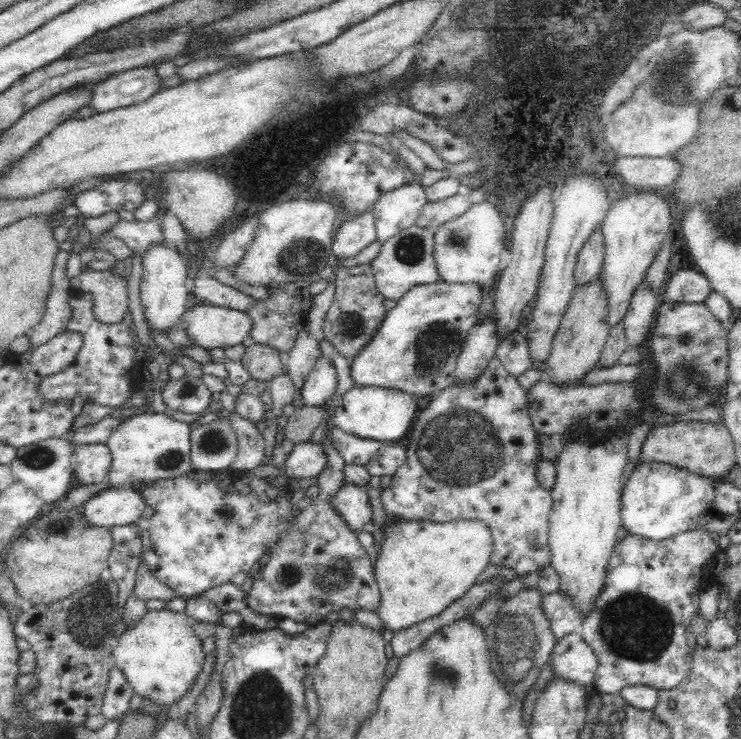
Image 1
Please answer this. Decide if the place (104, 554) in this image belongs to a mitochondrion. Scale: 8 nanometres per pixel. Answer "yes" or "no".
no

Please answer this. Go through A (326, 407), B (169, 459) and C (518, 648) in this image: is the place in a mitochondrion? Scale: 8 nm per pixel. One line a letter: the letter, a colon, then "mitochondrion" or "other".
A: other
B: mitochondrion
C: mitochondrion

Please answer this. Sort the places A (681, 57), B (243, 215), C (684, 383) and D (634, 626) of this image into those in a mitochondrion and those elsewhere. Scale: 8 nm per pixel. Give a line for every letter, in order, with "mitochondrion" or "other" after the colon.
A: mitochondrion
B: other
C: mitochondrion
D: mitochondrion

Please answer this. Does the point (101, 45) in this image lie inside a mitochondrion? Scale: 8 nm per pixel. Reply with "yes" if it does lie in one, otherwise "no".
no

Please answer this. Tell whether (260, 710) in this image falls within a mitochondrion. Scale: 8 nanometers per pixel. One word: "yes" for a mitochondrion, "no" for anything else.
yes

